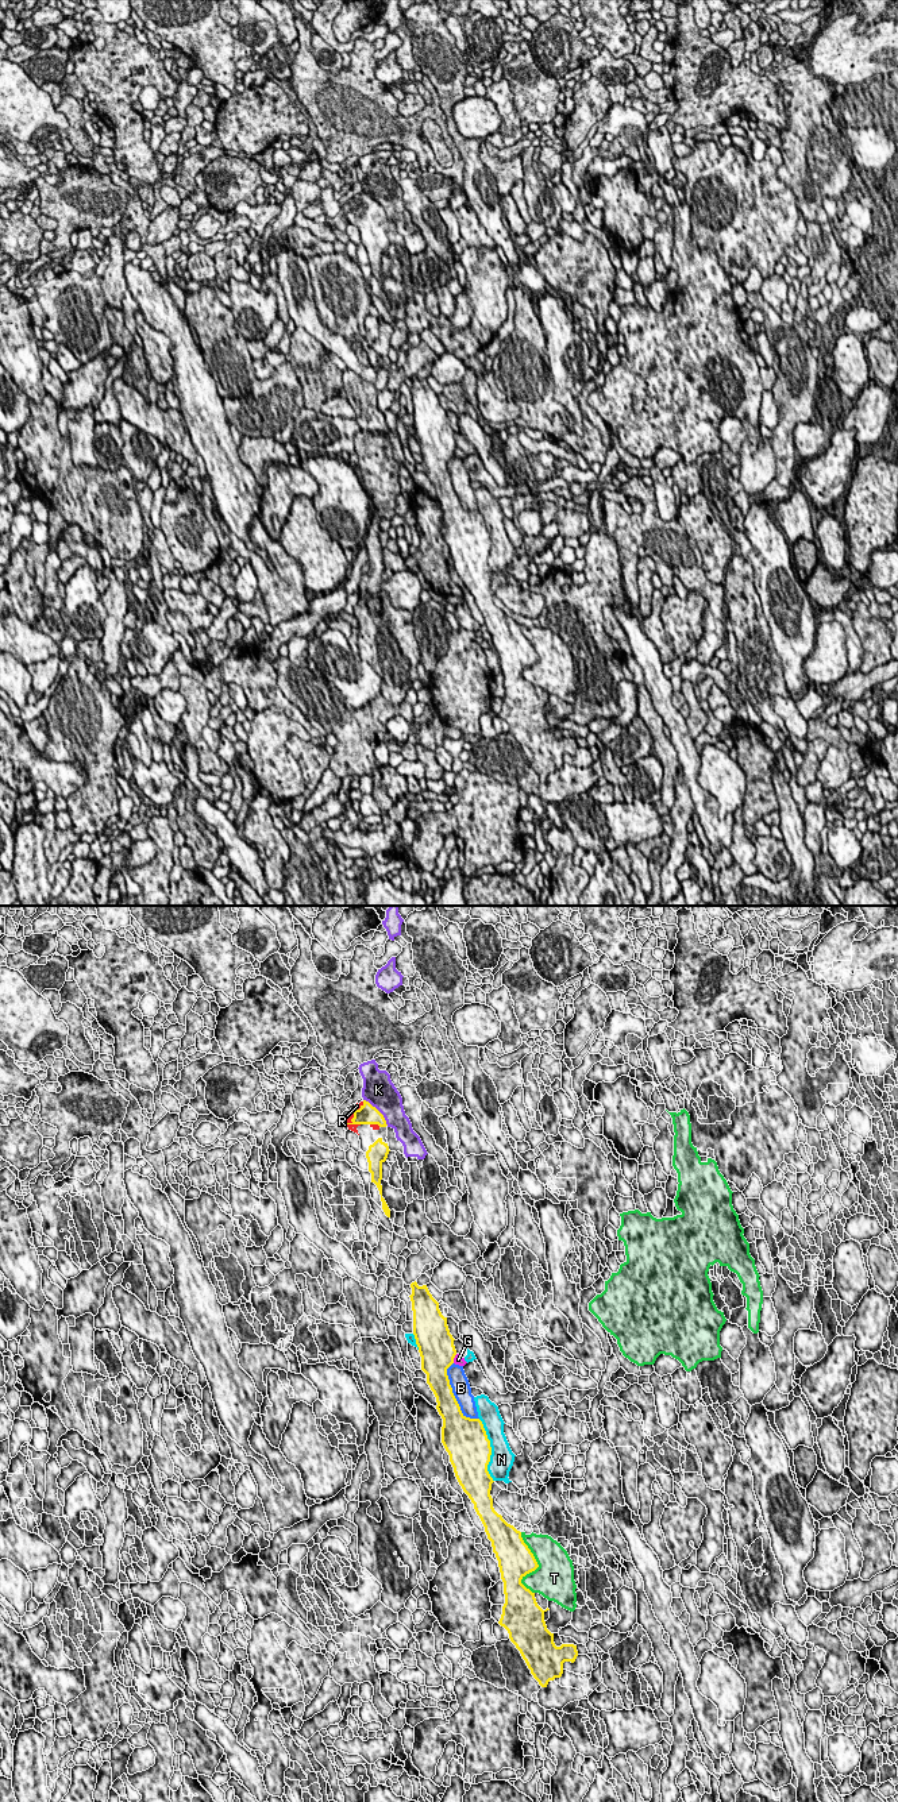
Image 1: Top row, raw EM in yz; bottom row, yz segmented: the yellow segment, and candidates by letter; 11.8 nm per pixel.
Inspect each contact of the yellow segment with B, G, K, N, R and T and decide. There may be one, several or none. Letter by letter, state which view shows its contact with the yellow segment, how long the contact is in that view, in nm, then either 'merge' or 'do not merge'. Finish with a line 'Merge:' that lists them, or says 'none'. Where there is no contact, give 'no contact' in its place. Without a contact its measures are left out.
B: meets yellow in yz; contact 750 nm long; do not merge
G: meets yellow in yz; contact 120 nm long; do not merge
K: meets yellow in yz; contact 440 nm long; do not merge
N: meets yellow in yz; contact 750 nm long; do not merge
R: meets yellow in yz; contact 340 nm long; merge
T: meets yellow in yz; contact 750 nm long; do not merge
Merge: R

